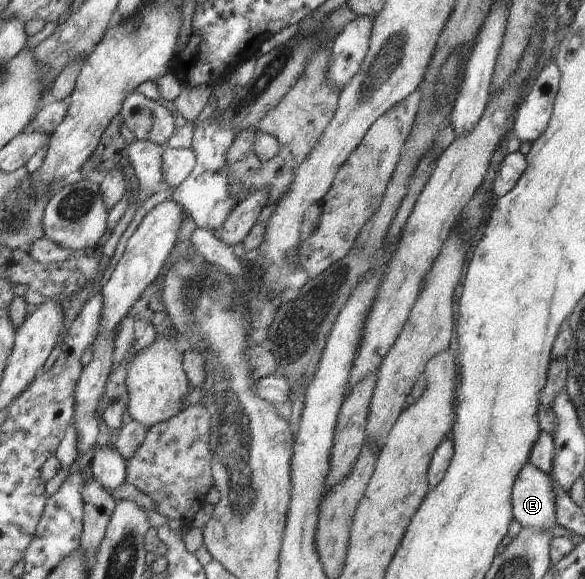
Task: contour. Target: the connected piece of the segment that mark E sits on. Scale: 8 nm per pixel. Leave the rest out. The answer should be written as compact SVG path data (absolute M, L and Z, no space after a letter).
M525 462L523 468L520 468L515 480L513 480L510 493L512 519L519 522L520 528L531 528L531 530L545 532L545 530L557 525L557 520L555 520L555 501L553 500L551 480L549 480L548 474L541 472L533 464Z

